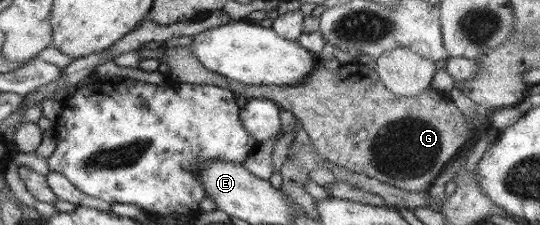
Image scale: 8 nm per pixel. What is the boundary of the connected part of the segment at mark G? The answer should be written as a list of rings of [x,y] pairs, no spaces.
[[[162,44],[161,49],[164,50],[165,56],[158,61],[160,64],[165,63],[169,66],[169,76],[174,81],[183,84],[219,86],[247,99],[263,98],[275,102],[282,110],[291,111],[296,120],[301,122],[301,126],[311,139],[311,144],[324,159],[401,190],[428,191],[437,176],[442,174],[449,165],[449,160],[453,160],[463,145],[467,144],[473,132],[459,108],[437,90],[427,90],[415,97],[397,97],[381,83],[375,70],[357,61],[341,65],[337,72],[329,72],[320,63],[313,68],[305,83],[297,85],[255,86],[233,81],[231,78],[205,69],[205,66],[202,66],[201,62],[193,56],[193,51],[188,46],[167,47],[166,44]]]

